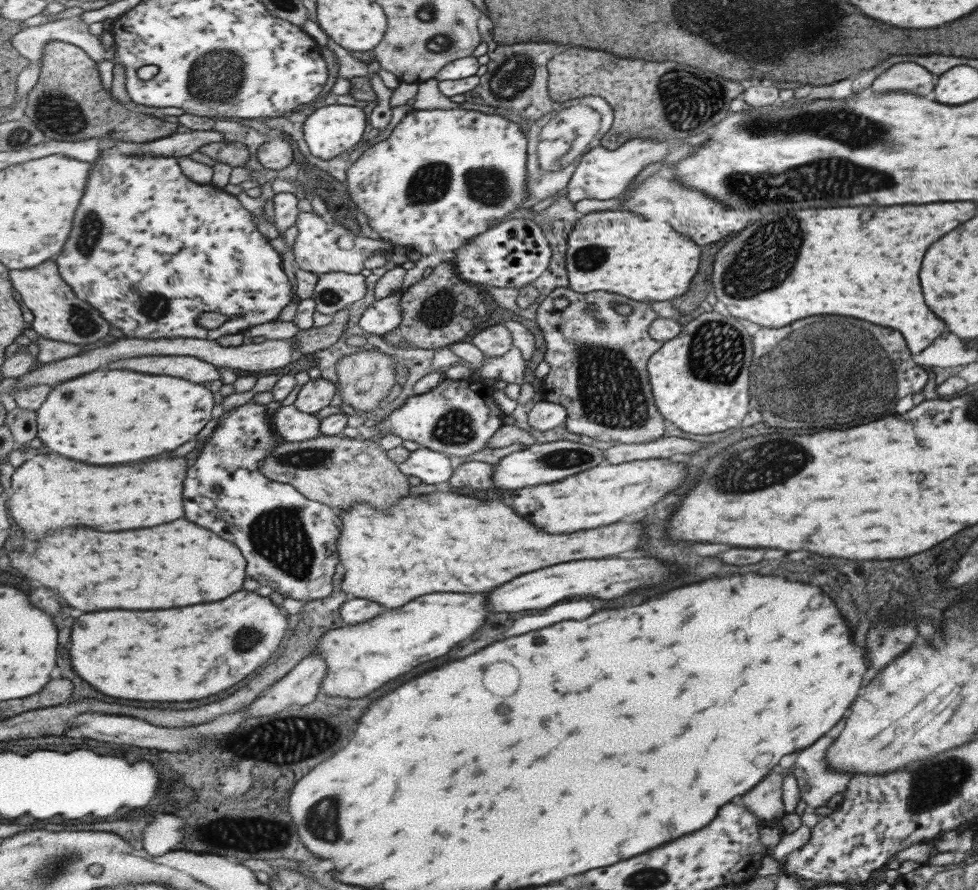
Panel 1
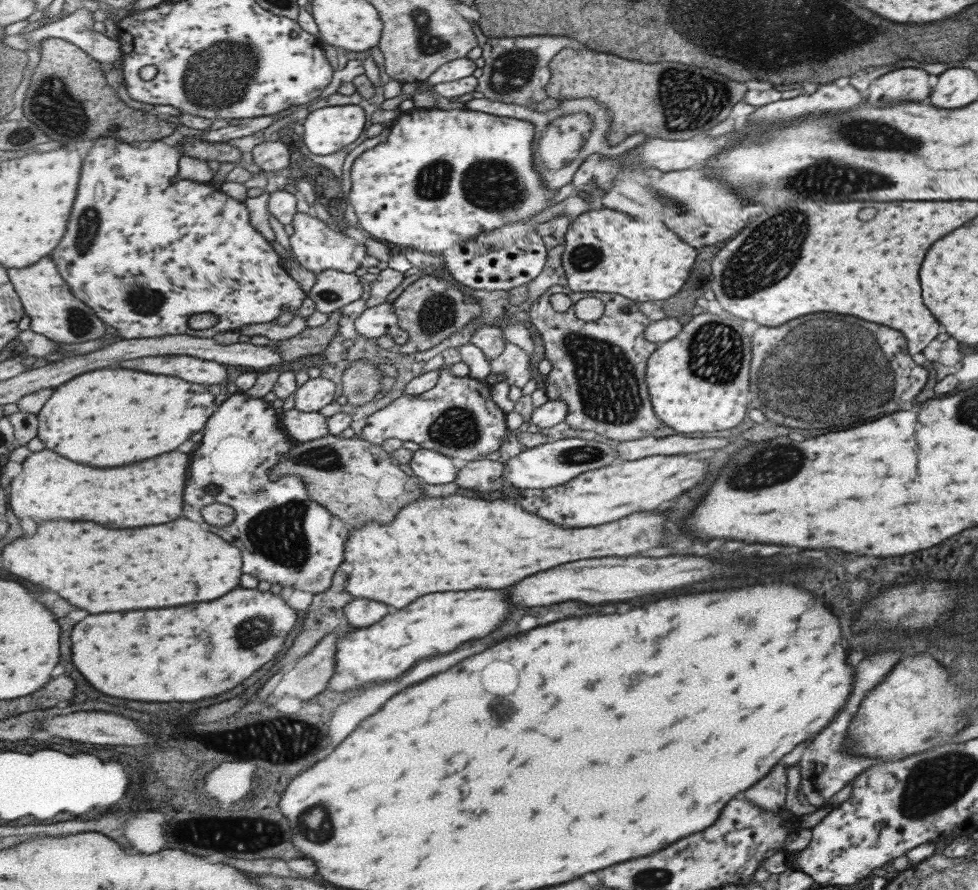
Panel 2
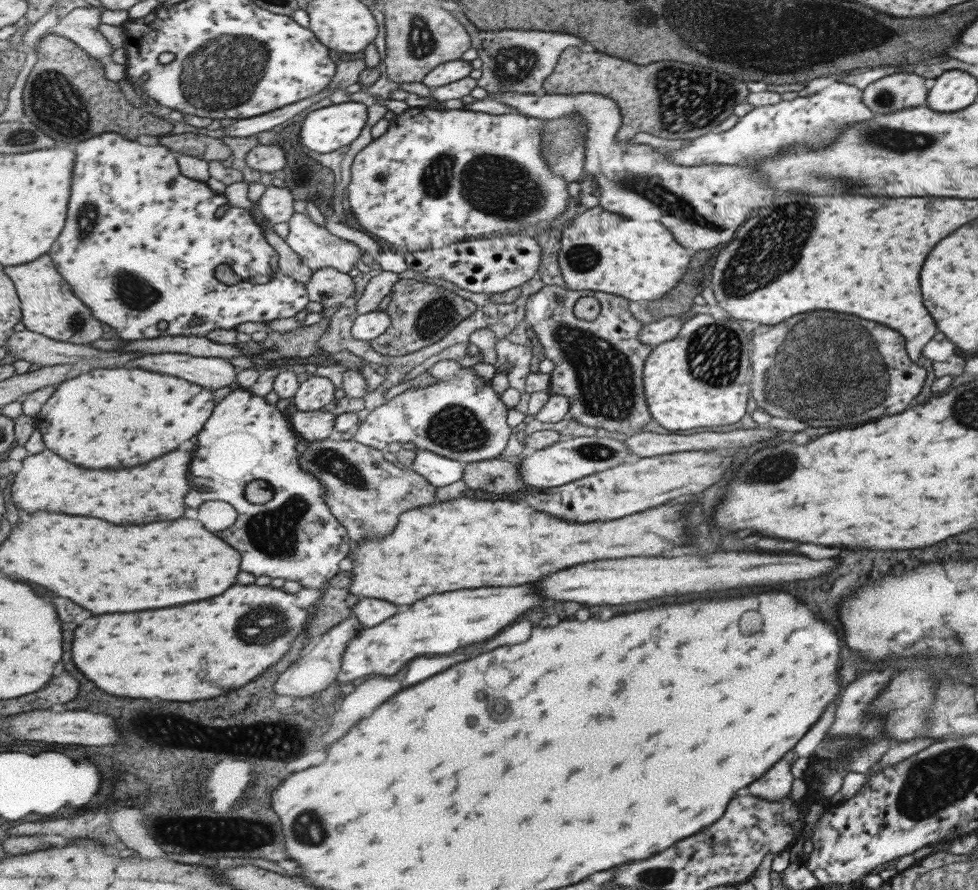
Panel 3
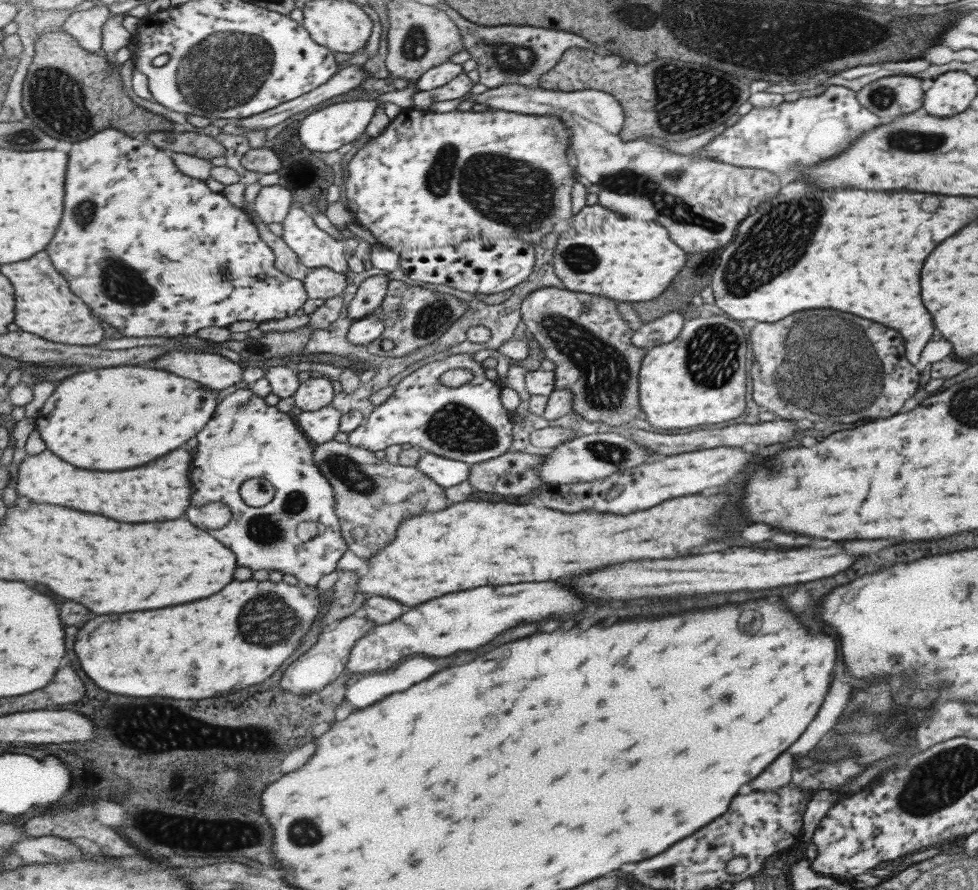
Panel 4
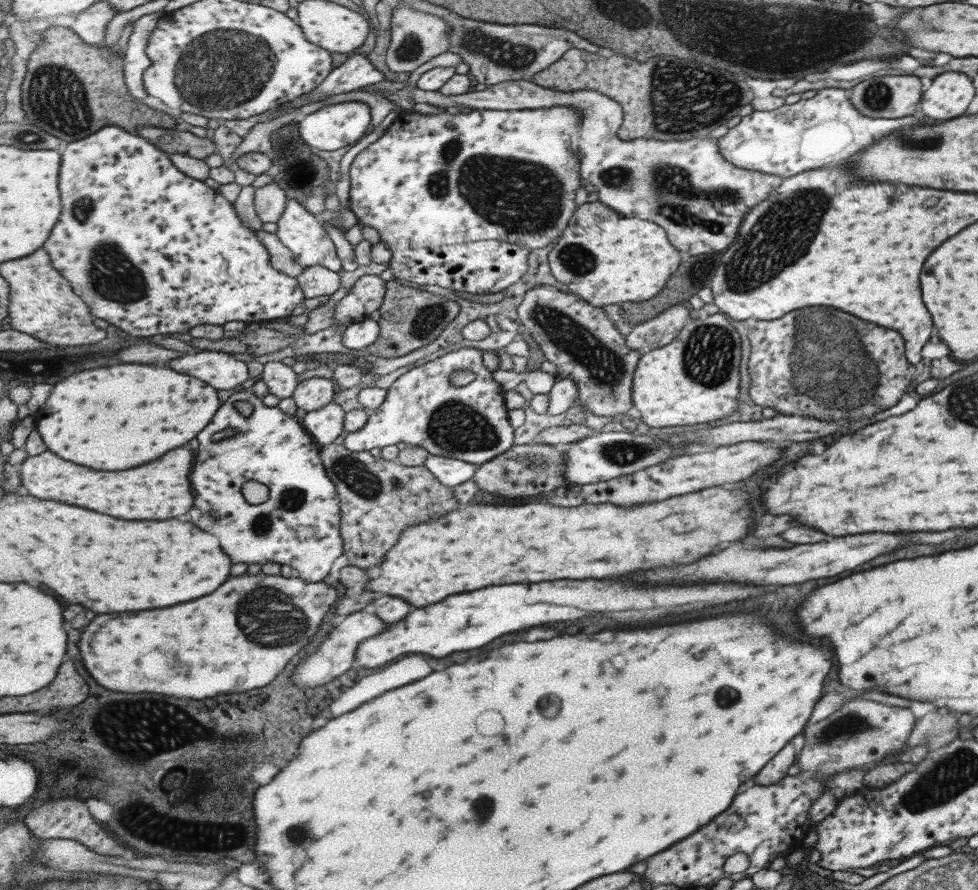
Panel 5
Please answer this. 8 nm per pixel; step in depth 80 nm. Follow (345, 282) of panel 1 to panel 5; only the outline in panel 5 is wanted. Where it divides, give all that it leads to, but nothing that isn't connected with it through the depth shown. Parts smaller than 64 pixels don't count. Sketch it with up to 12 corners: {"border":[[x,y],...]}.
{"border":[[321,265],[306,267],[298,281],[307,299],[331,296],[342,276]]}

